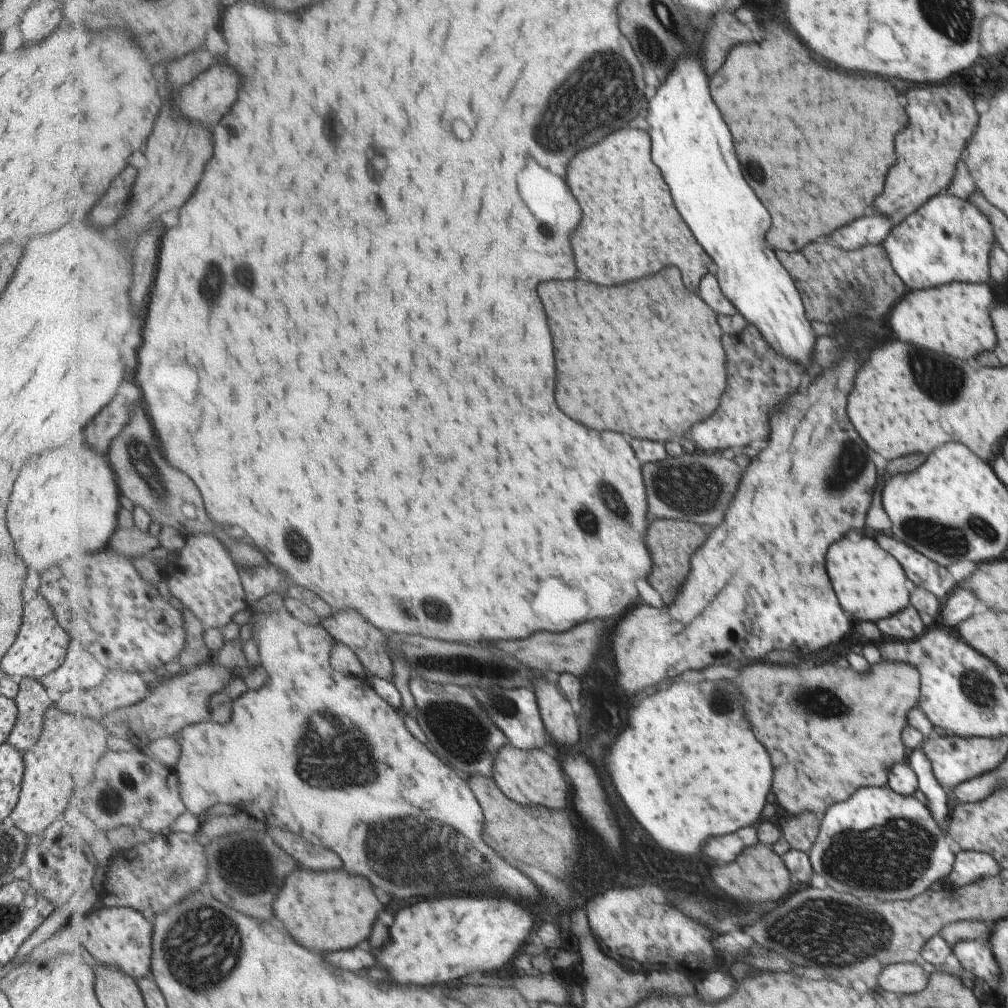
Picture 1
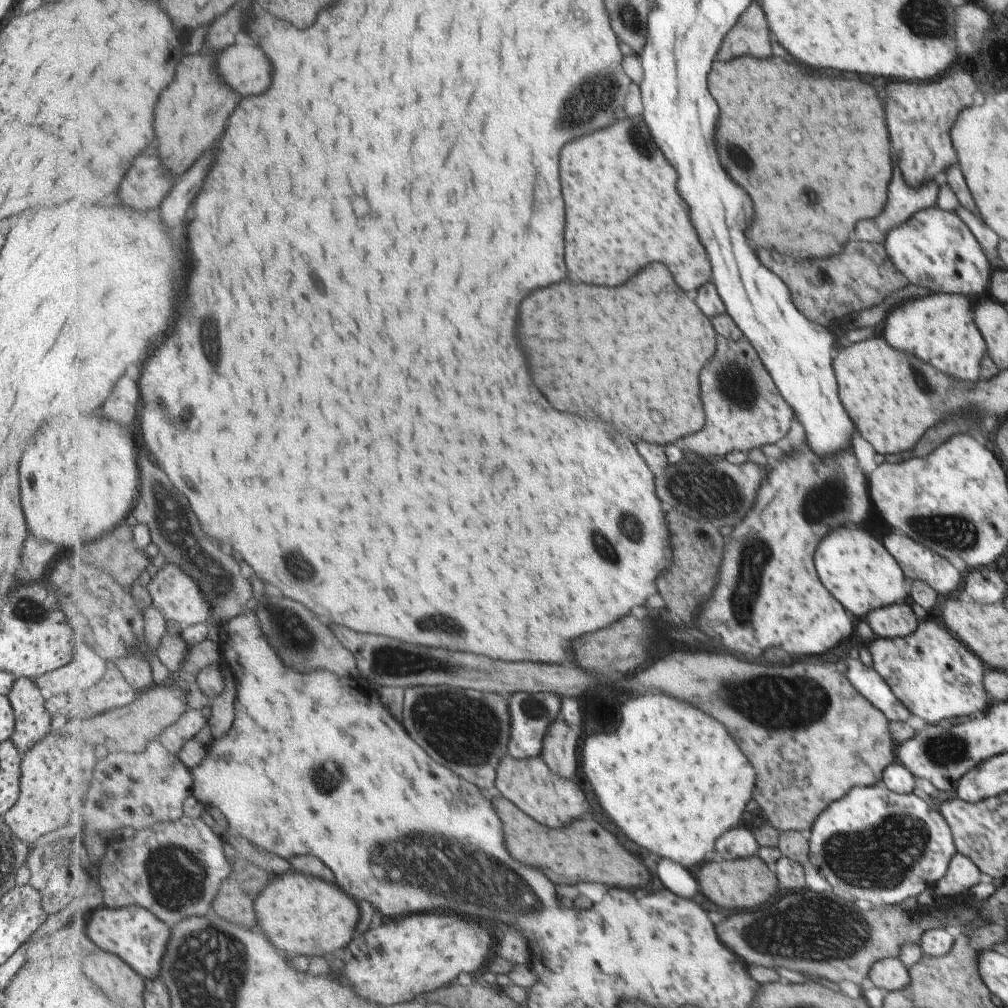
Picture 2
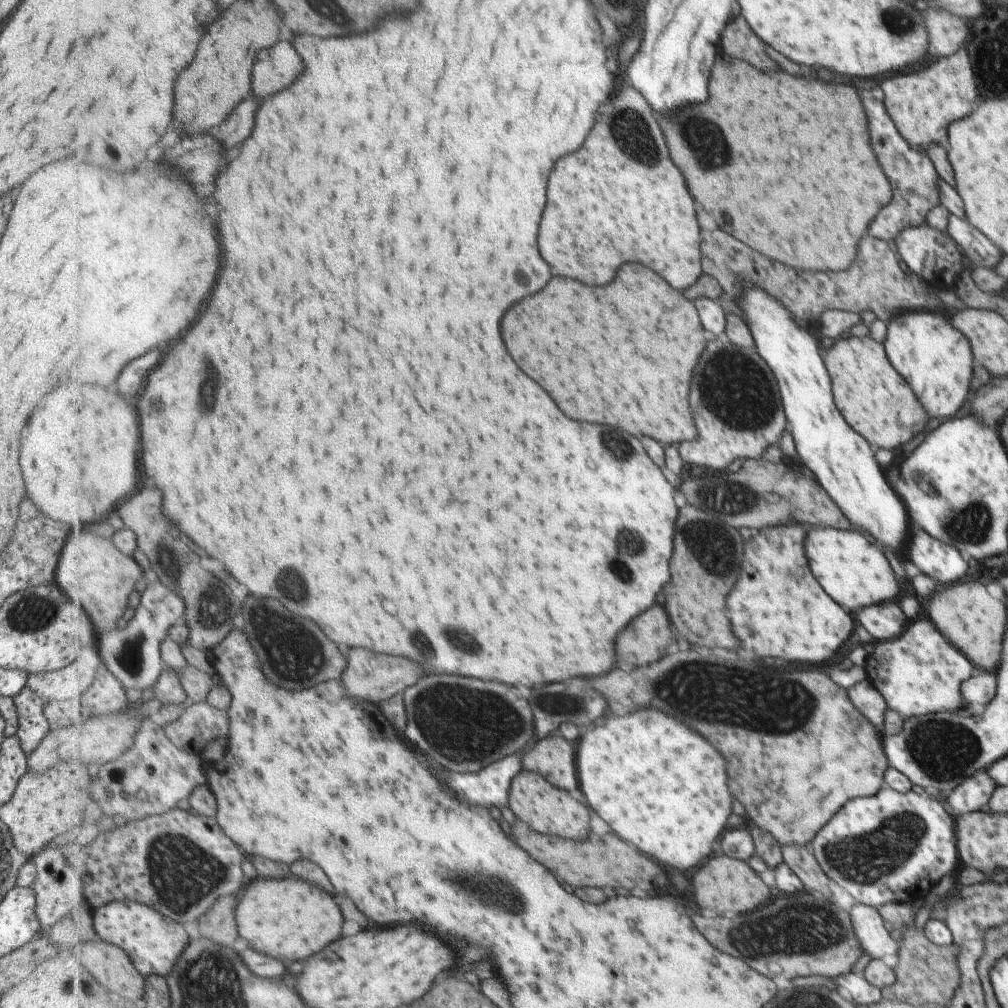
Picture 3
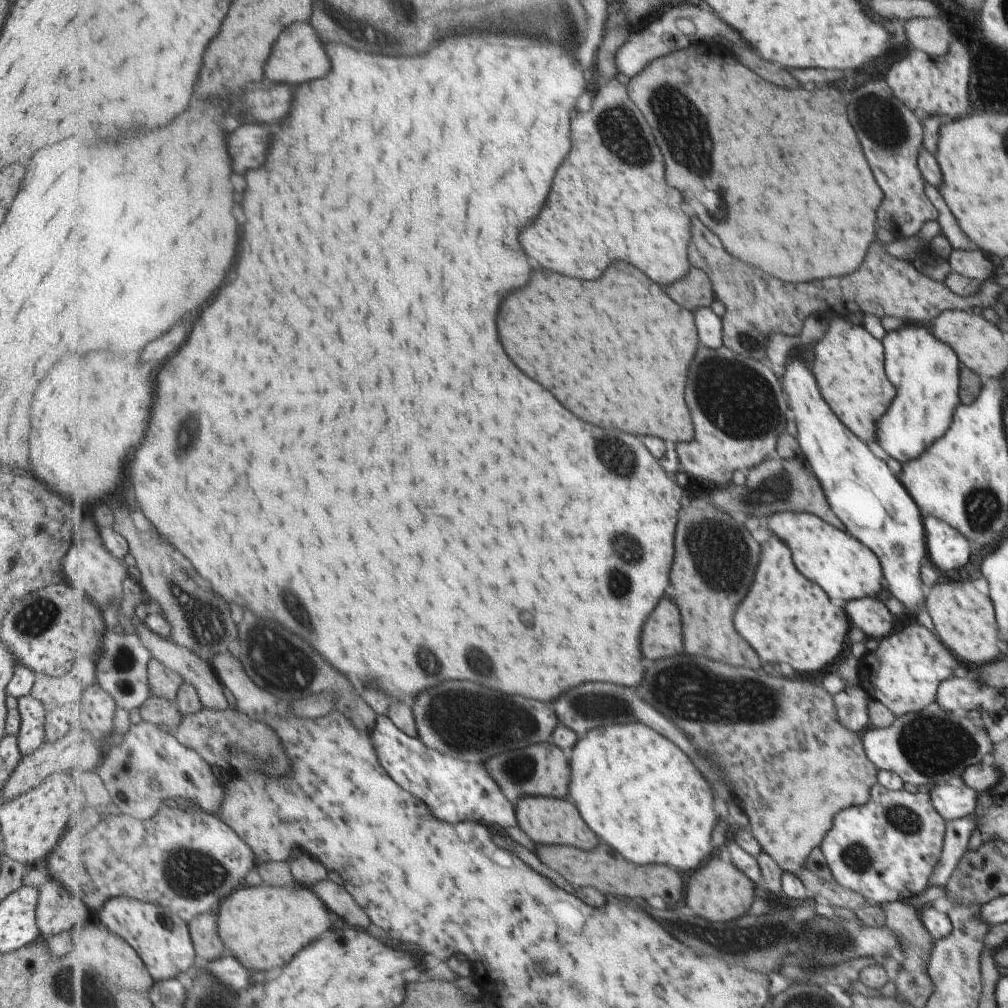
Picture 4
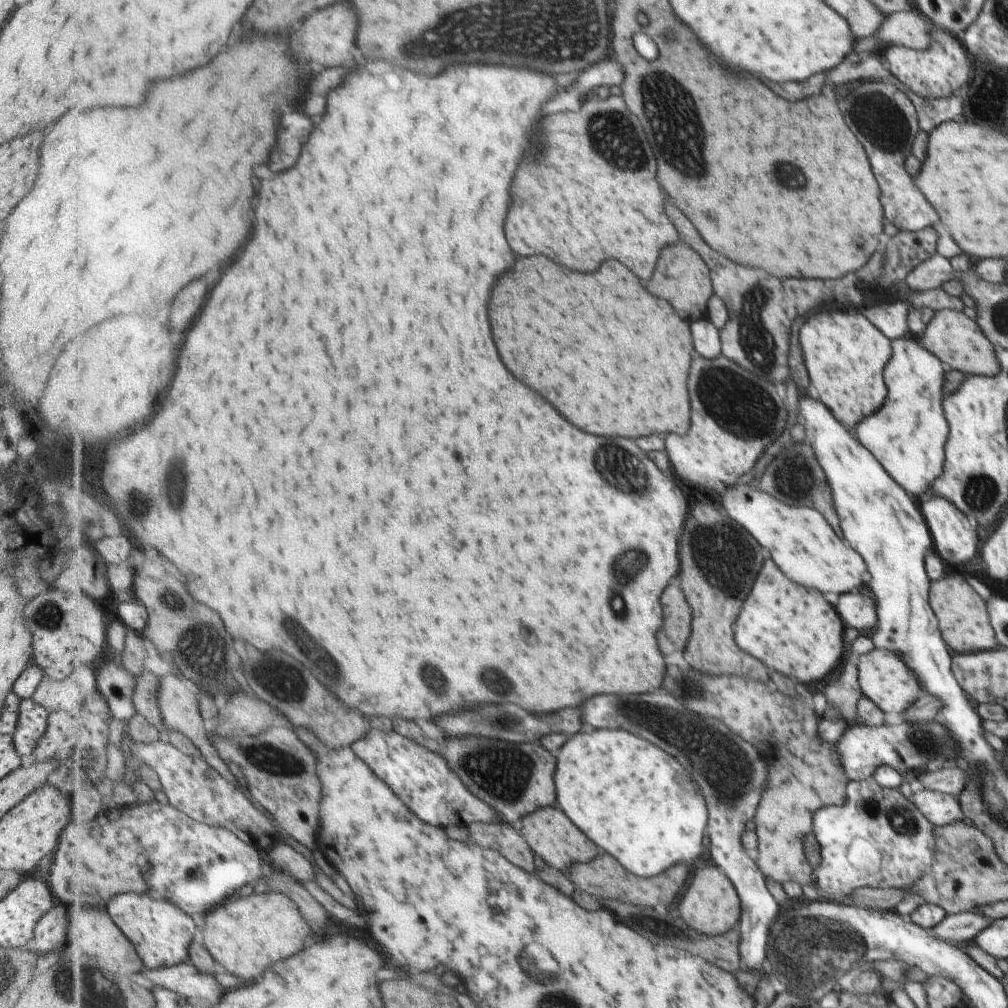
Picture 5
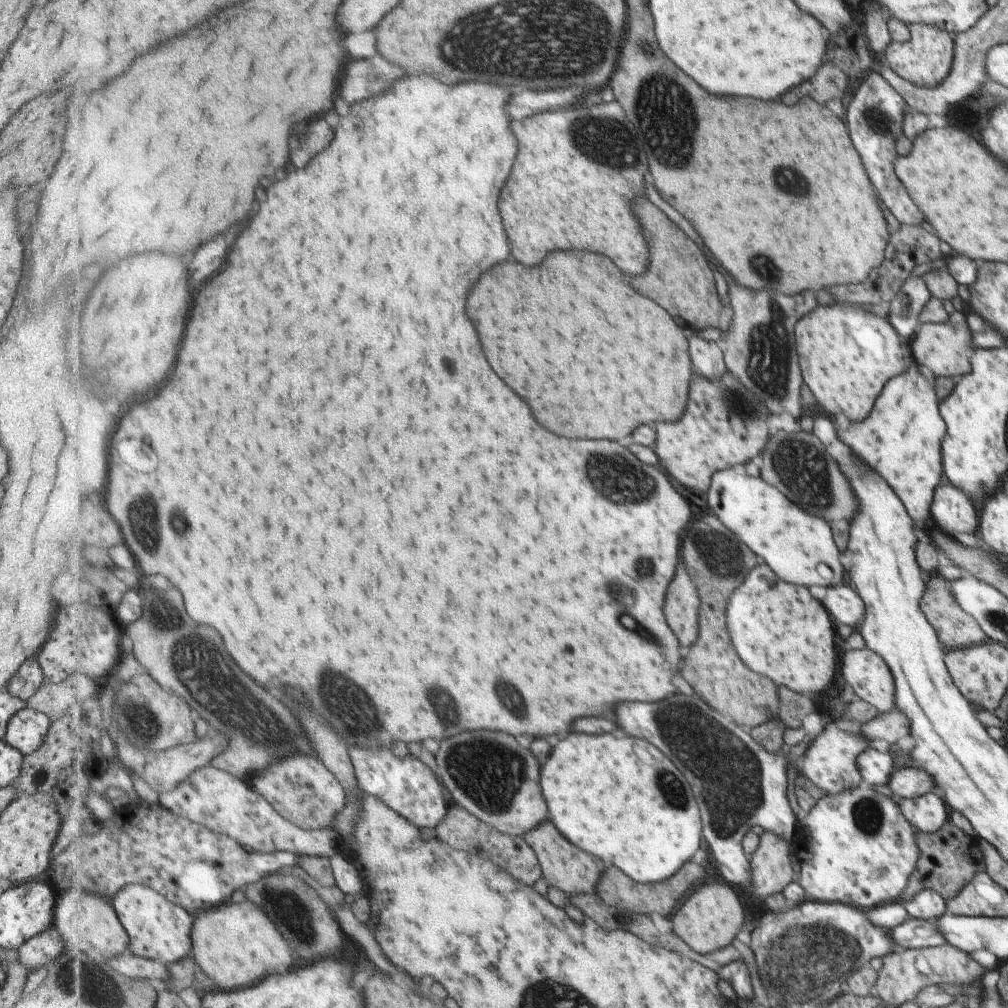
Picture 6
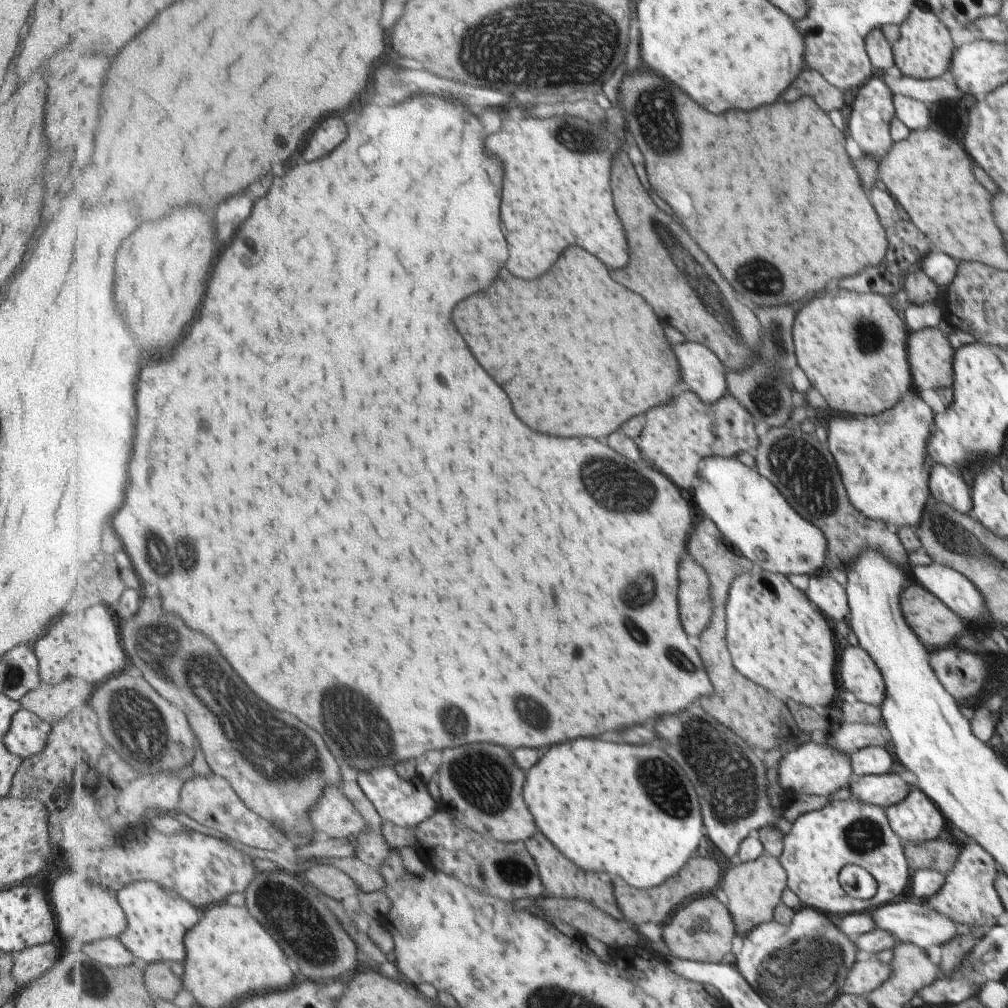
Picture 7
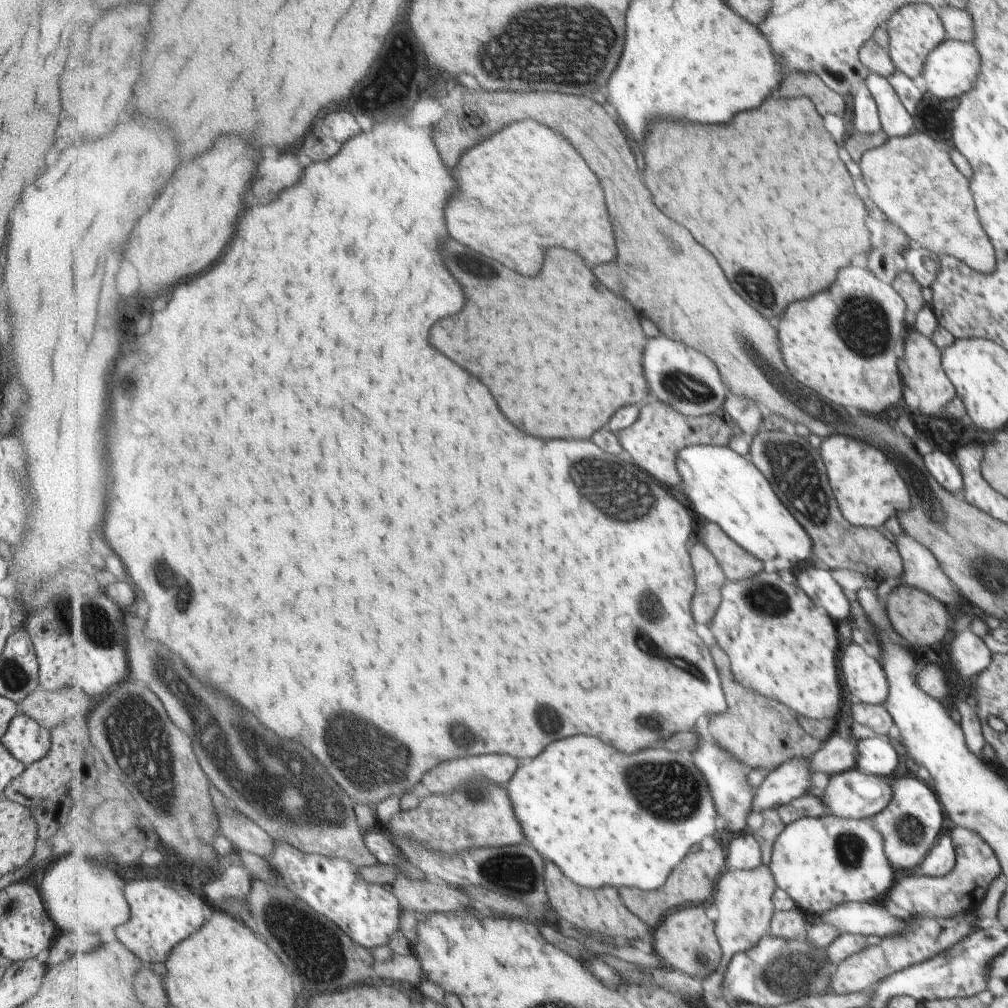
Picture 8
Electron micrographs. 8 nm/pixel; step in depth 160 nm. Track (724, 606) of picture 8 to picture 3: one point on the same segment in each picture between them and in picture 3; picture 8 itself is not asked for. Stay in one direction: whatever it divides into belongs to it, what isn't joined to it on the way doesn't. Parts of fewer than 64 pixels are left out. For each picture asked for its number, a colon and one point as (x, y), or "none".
3: (789, 616)
4: (786, 618)
5: (792, 629)
6: (782, 632)
7: (778, 638)

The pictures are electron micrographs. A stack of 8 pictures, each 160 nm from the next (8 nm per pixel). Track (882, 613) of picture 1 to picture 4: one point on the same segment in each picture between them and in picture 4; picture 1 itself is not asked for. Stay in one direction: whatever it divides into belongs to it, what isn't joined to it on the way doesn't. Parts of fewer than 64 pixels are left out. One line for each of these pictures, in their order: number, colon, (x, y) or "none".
2: (861, 572)
3: (856, 573)
4: (845, 569)

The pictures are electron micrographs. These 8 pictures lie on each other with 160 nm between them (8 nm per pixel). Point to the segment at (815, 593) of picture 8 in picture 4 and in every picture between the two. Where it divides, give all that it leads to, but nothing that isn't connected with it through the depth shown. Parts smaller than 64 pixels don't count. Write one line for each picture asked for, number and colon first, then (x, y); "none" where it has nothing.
4: (869, 615)
5: (858, 610)
6: (845, 605)
7: (825, 590)

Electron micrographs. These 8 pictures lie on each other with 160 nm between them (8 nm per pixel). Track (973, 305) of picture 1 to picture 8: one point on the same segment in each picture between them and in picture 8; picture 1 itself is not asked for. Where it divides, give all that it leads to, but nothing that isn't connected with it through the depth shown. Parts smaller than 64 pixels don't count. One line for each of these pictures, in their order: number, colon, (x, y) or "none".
2: (939, 327)
3: (937, 358)
4: (924, 370)
5: (908, 433)
6: (901, 440)
7: (881, 458)
8: (867, 487)

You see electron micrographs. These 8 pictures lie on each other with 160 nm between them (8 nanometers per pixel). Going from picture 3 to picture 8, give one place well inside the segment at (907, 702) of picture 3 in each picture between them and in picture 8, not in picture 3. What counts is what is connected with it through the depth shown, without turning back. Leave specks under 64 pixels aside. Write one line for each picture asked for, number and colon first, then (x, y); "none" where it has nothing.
4: (904, 673)
5: (884, 678)
6: (870, 679)
7: (859, 675)
8: (863, 677)

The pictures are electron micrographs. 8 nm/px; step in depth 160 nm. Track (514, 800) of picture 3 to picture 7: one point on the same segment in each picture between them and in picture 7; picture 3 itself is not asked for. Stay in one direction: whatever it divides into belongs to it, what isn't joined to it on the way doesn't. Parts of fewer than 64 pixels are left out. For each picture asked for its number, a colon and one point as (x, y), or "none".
4: (547, 820)
5: (553, 837)
6: (564, 865)
7: (562, 877)

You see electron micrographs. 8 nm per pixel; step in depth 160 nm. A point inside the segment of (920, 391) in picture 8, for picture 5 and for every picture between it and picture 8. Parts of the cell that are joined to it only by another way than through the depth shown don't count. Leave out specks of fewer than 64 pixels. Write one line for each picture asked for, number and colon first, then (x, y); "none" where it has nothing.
5: (958, 341)
6: (943, 350)
7: (930, 354)

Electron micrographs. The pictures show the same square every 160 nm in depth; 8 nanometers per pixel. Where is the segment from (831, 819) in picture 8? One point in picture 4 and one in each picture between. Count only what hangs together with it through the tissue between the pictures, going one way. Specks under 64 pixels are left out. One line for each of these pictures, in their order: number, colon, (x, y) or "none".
4: (885, 849)
5: (866, 842)
6: (855, 848)
7: (820, 842)

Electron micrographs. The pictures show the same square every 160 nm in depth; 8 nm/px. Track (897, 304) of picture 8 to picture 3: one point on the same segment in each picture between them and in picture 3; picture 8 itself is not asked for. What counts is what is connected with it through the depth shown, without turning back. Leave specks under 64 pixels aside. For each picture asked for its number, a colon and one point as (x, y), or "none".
3: (878, 402)
4: (848, 362)
5: (843, 353)
6: (847, 354)
7: (850, 345)

